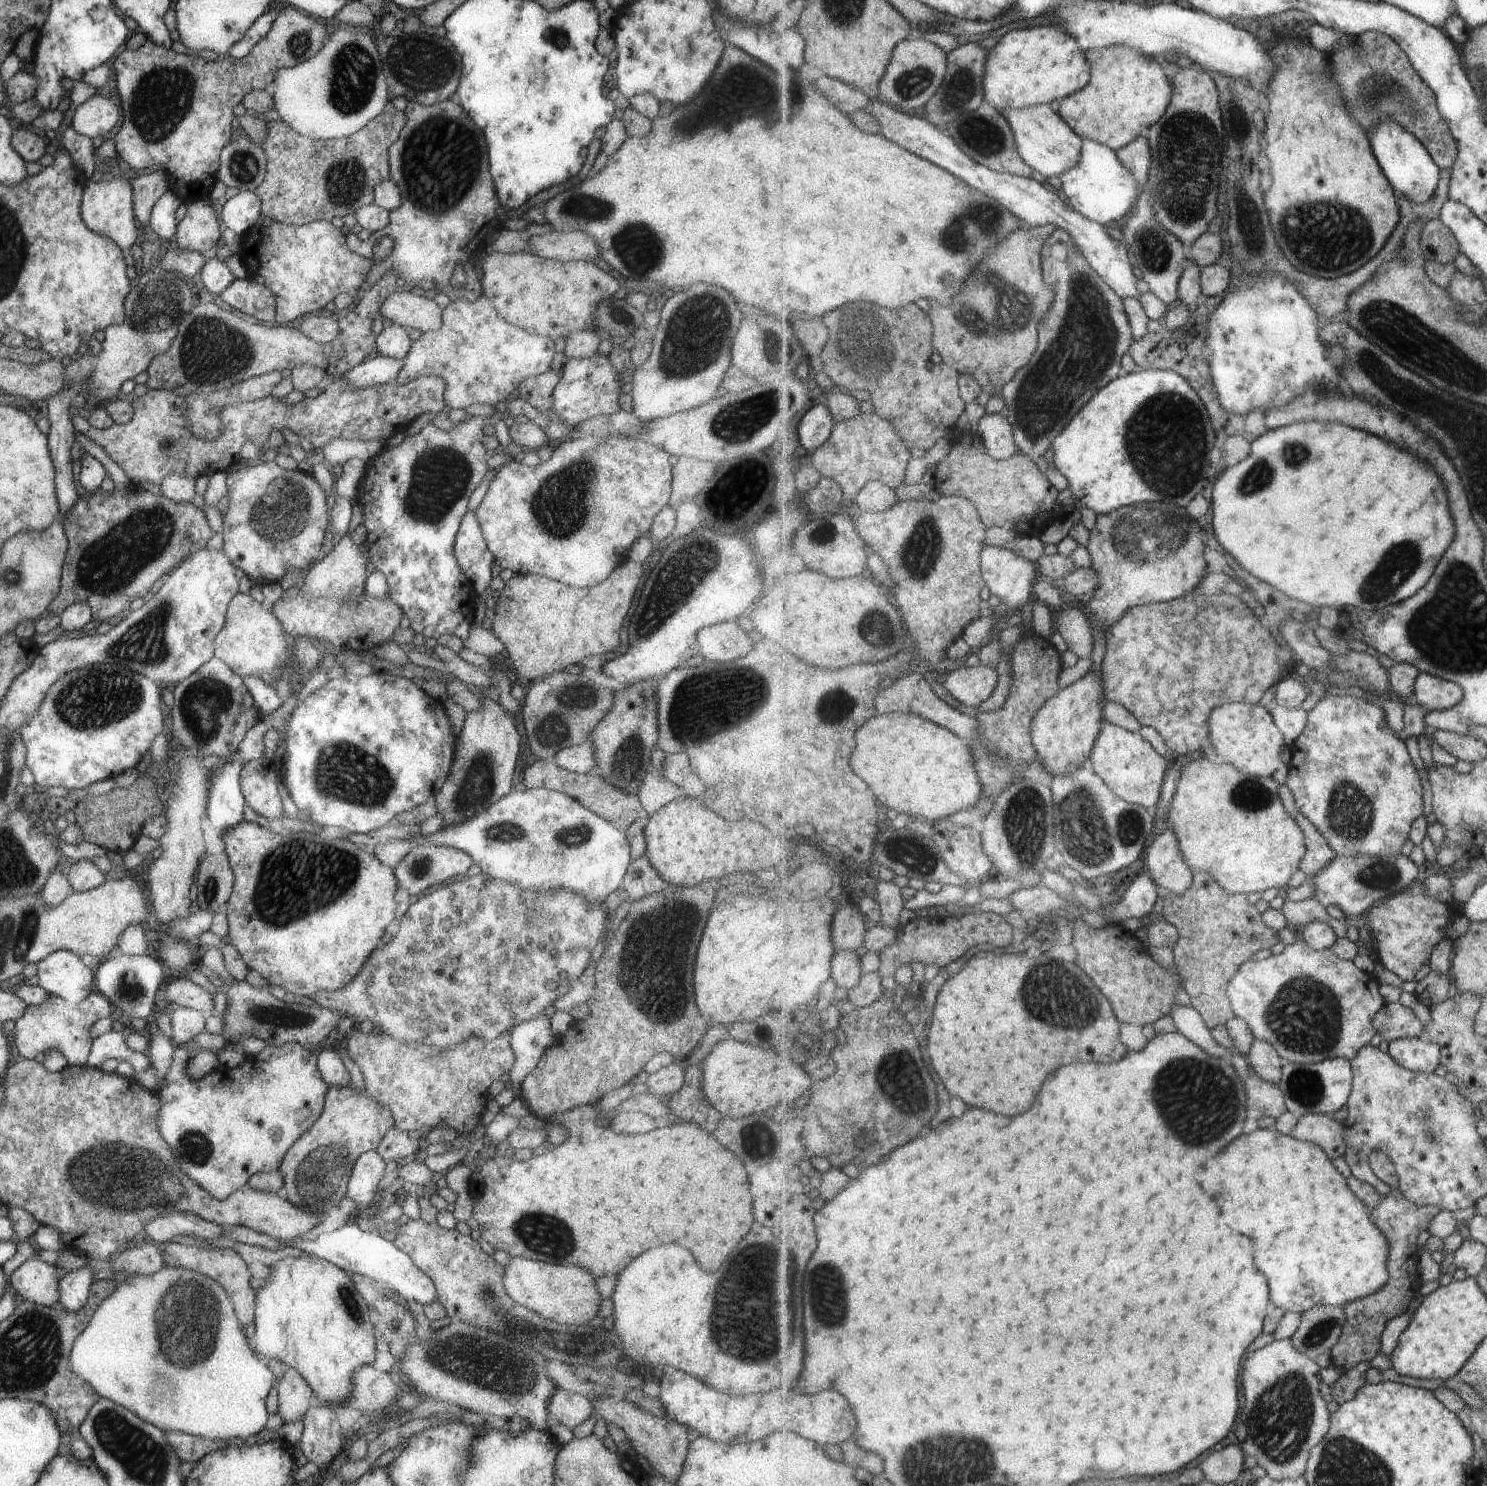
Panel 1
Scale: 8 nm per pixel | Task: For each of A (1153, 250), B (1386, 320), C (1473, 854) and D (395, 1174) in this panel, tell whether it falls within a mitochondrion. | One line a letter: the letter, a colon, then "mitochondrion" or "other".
A: mitochondrion
B: mitochondrion
C: other
D: other

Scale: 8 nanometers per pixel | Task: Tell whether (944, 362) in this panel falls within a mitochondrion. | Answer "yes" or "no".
no

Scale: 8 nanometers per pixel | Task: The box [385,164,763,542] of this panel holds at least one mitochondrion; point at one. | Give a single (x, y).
(440, 475)

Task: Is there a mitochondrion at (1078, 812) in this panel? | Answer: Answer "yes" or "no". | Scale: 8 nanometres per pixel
yes

